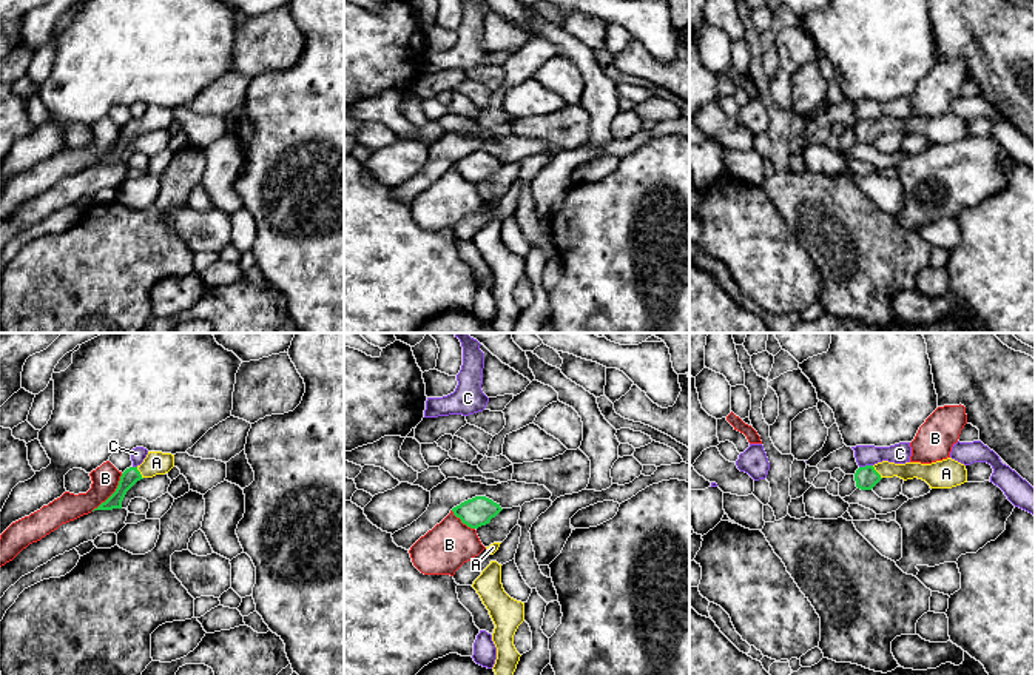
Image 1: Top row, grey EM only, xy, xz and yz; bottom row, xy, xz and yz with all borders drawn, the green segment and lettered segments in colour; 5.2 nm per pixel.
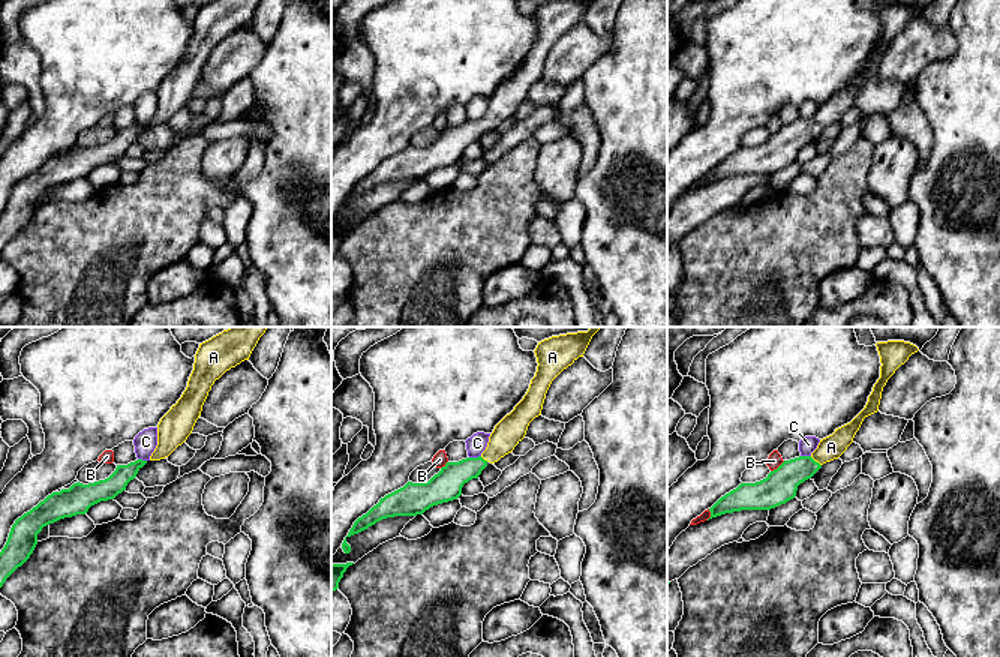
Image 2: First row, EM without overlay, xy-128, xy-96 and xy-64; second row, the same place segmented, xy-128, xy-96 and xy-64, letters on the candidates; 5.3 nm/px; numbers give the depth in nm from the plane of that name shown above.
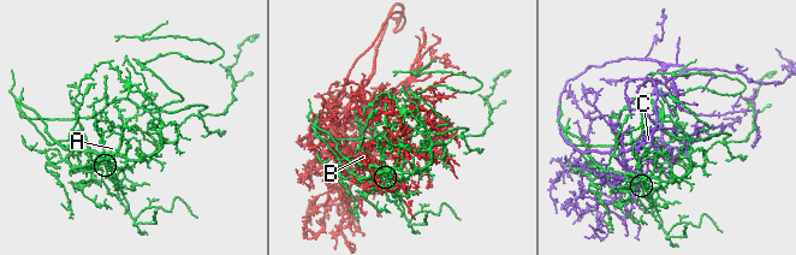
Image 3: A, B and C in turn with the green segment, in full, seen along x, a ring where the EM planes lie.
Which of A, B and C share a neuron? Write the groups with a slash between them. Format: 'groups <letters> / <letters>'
groups A / B / C

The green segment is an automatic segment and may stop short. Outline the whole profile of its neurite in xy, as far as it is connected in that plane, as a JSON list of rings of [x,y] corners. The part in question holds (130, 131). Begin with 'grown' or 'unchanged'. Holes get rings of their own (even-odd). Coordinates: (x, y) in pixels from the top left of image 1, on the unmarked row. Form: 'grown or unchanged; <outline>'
grown; [[[148,106],[143,117],[126,123],[119,136],[116,146],[94,165],[122,163],[126,146],[140,134],[165,129],[174,122],[174,109],[162,106]]]

